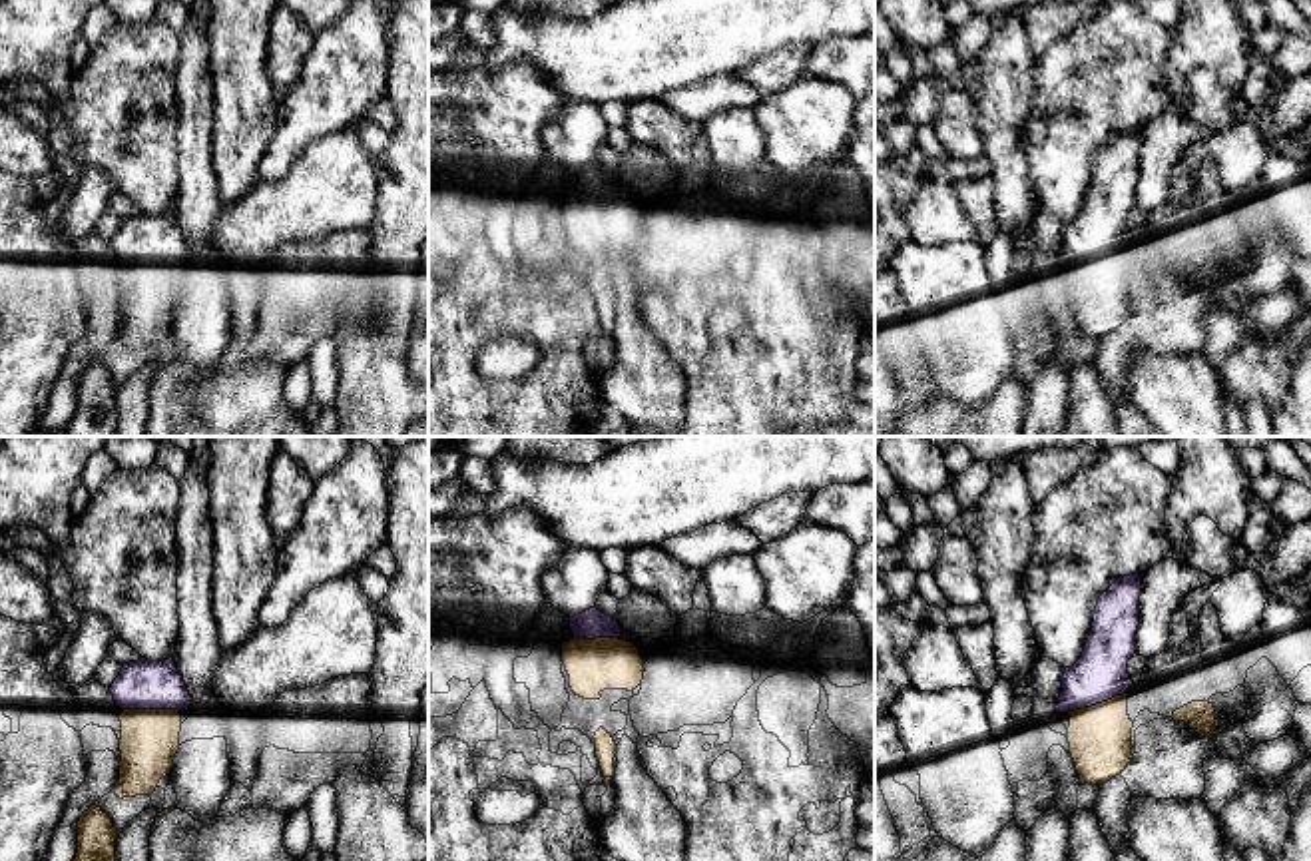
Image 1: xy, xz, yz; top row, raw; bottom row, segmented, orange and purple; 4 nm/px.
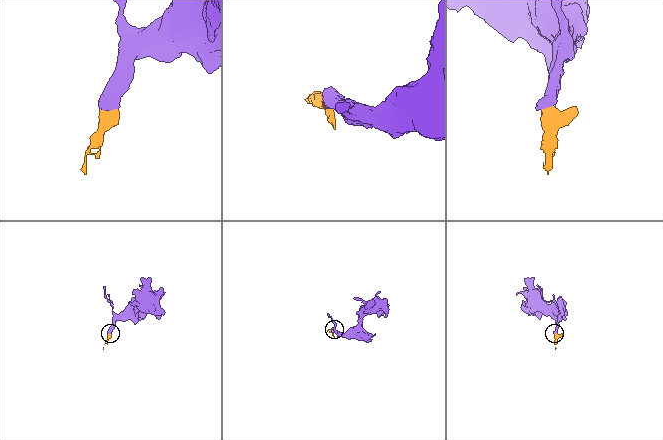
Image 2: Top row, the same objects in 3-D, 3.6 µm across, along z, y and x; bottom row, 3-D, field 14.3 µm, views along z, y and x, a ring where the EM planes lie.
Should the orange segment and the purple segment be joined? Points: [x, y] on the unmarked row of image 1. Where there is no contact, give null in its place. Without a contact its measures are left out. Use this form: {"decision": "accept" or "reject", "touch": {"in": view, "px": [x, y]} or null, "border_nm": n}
{"decision": "accept", "touch": {"in": "yz", "px": [1096, 258]}, "border_nm": 240}

